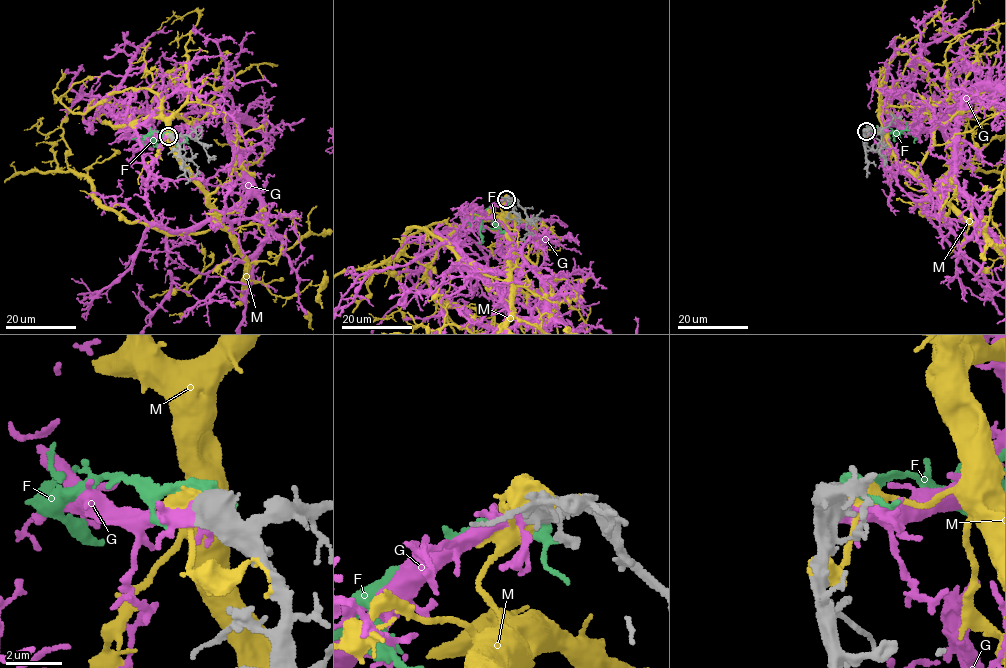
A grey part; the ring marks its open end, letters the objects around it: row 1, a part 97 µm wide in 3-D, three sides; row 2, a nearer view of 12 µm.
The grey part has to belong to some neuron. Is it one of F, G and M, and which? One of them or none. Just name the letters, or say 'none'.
G

